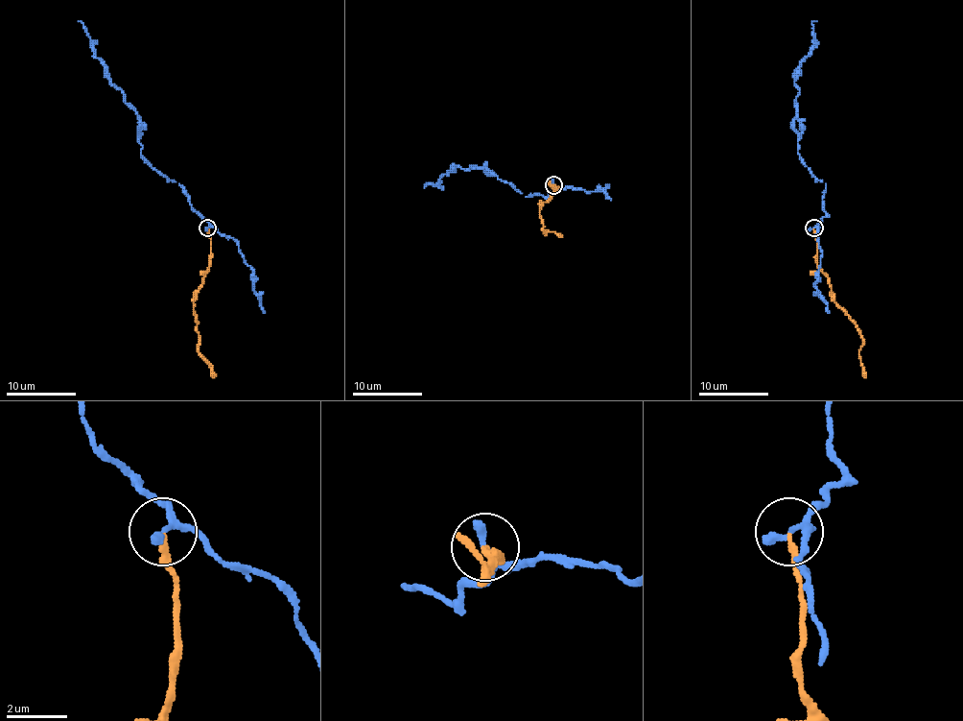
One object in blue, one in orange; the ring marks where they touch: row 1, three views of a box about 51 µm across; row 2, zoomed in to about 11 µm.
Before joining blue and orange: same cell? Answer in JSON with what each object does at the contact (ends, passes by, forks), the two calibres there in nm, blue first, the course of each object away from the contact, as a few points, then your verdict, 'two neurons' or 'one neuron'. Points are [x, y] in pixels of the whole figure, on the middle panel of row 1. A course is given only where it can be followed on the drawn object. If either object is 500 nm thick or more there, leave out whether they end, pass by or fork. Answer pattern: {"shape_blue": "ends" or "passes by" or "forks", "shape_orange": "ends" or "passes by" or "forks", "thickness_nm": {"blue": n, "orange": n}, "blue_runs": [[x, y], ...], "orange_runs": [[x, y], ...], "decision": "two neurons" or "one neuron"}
{"shape_blue": "passes by", "shape_orange": "ends", "thickness_nm": {"blue": 240, "orange": 170}, "blue_runs": [[553, 184], [555, 189], [547, 197], [526, 197], [485, 167], [468, 170], [458, 165], [424, 188]], "orange_runs": [[553, 184], [556, 188], [539, 207], [539, 218], [545, 233], [545, 229], [560, 237]], "decision": "two neurons"}

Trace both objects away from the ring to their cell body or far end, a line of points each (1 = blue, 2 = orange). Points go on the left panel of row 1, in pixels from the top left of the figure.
1: (207, 228), (186, 190), (141, 154), (139, 115), (111, 83), (78, 21)
2: (207, 228), (210, 266), (201, 277), (193, 304), (193, 315), (199, 354), (209, 365), (214, 377)

